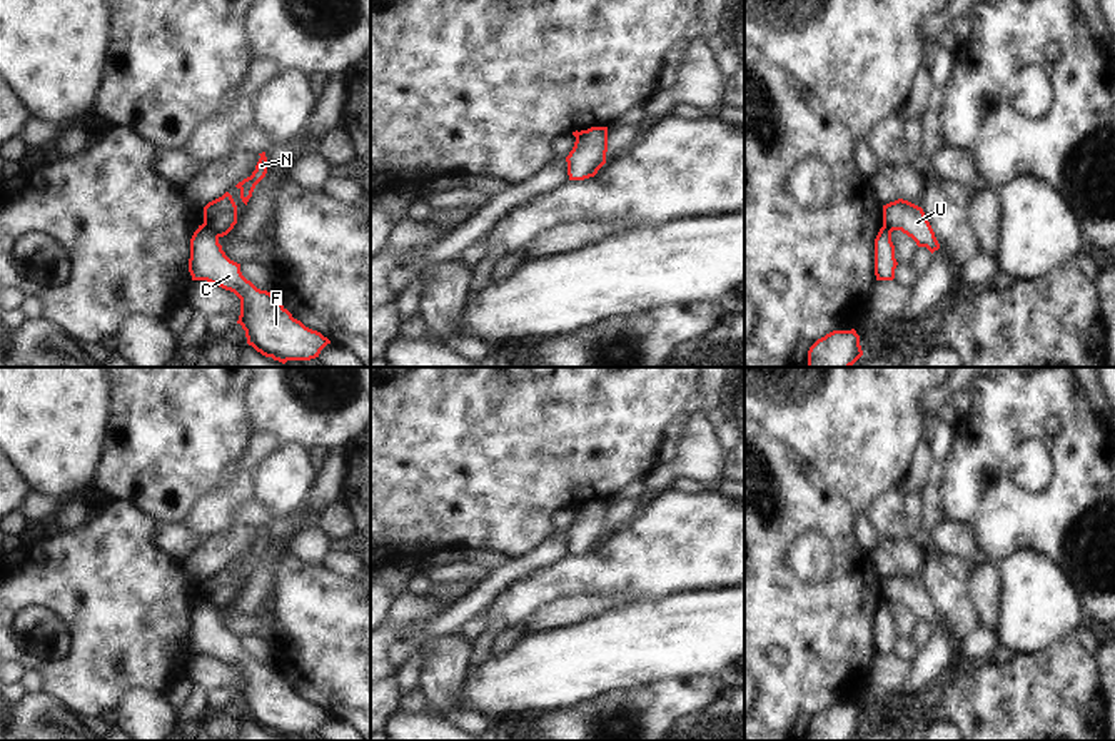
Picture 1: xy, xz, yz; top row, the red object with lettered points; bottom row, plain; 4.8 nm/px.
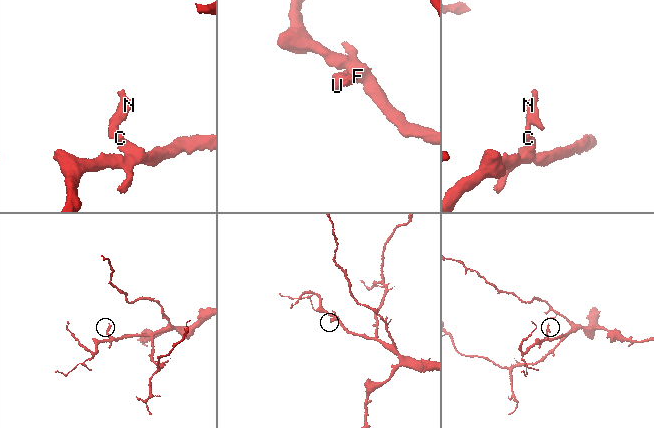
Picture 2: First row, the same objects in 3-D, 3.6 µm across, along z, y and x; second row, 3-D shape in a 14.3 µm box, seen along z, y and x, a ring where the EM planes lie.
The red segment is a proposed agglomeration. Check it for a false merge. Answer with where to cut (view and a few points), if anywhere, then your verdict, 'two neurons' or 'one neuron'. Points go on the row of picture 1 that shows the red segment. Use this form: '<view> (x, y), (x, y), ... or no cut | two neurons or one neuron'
xy (202, 224), (219, 236) | two neurons

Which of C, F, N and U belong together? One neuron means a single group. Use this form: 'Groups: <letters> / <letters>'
Groups: C F / N U.

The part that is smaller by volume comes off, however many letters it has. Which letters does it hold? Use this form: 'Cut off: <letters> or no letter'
Cut off: N, U

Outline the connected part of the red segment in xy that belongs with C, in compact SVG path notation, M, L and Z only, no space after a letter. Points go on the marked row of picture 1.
M204 224L190 239L189 272L192 280L207 280L240 299L237 324L245 330L247 344L265 357L310 360L330 344L320 332L305 327L270 292L257 289L240 272L240 264L230 260L219 235Z

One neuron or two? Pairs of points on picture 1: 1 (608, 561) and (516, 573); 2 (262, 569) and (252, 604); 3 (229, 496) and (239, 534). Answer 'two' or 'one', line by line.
1: two
2: one
3: two

